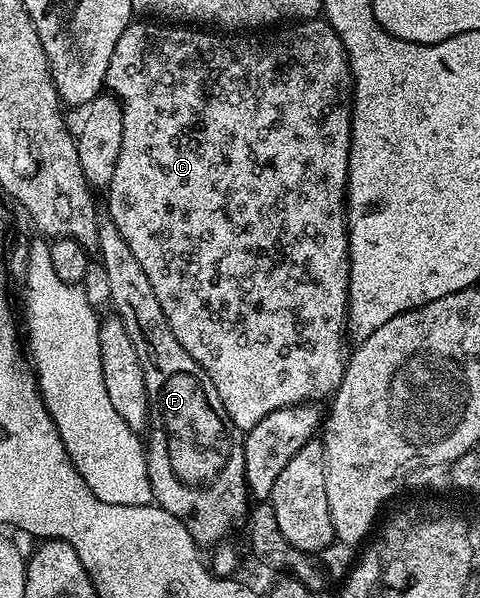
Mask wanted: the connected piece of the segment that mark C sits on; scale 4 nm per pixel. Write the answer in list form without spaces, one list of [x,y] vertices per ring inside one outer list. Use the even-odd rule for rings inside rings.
[[[311,18],[301,26],[282,26],[277,30],[263,31],[261,34],[230,34],[227,35],[230,36],[227,40],[222,36],[213,36],[210,33],[213,31],[210,30],[195,30],[190,26],[167,26],[162,22],[150,23],[154,24],[132,22],[127,26],[124,34],[120,34],[120,42],[116,42],[116,50],[112,50],[112,58],[108,62],[105,87],[118,97],[124,114],[124,138],[120,142],[120,158],[116,158],[116,174],[112,174],[112,182],[108,189],[108,195],[110,195],[108,219],[114,223],[116,230],[120,230],[132,254],[136,254],[136,259],[140,262],[144,274],[148,274],[148,282],[152,282],[156,290],[156,302],[160,302],[160,310],[164,310],[164,318],[172,334],[176,334],[176,342],[180,342],[180,346],[188,350],[190,357],[204,369],[208,378],[212,378],[212,386],[216,386],[216,394],[220,394],[220,402],[224,402],[224,410],[228,418],[232,418],[232,422],[240,430],[249,430],[256,426],[256,422],[260,422],[260,418],[268,418],[268,414],[281,408],[290,408],[293,404],[318,402],[321,396],[333,397],[346,369],[348,359],[346,307],[350,293],[350,243],[346,233],[346,175],[350,157],[350,119],[354,105],[350,63],[336,30],[332,30],[332,26],[322,18]]]

